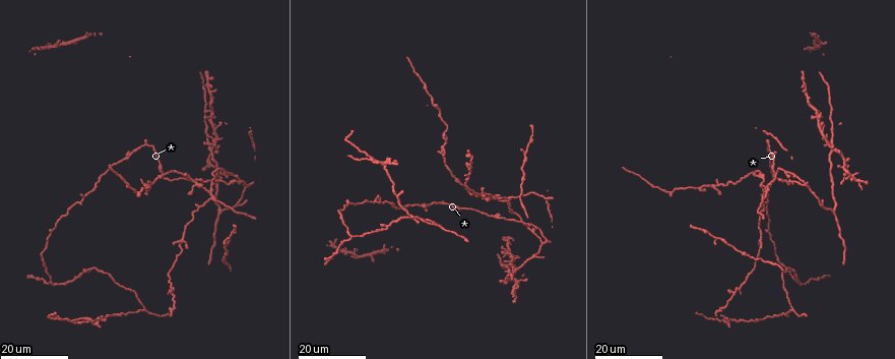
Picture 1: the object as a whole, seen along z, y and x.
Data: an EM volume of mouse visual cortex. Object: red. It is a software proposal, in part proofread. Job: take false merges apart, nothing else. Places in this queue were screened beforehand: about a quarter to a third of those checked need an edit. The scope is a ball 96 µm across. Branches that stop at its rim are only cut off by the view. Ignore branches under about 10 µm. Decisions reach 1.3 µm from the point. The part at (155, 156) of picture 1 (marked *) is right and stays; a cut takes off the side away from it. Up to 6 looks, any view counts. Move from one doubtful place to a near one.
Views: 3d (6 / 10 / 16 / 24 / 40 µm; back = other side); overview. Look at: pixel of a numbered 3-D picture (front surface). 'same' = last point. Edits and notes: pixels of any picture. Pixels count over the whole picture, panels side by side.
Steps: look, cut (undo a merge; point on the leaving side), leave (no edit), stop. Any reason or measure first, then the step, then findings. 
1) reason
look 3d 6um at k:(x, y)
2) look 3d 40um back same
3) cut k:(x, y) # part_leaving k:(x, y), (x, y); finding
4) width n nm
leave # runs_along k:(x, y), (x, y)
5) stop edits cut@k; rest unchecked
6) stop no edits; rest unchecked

three arms meet
look 3d 16um at 1:(183, 239)

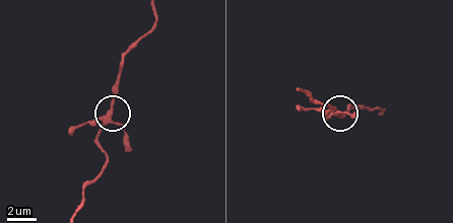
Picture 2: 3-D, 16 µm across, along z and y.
look 3d 6um at 2:(340, 112)

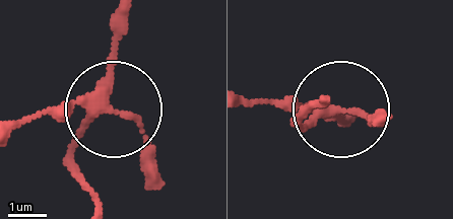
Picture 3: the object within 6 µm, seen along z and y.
side_arm 33 um; arms 3
leave # one cell here

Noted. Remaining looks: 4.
four-way junction
look 3d 24um at 1:(211, 143)

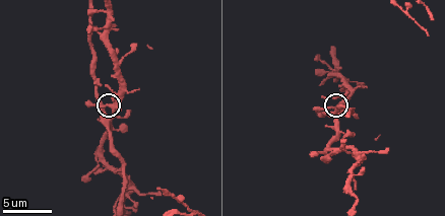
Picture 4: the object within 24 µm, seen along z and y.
zoom in
look 3d 6um at 4:(110, 106)

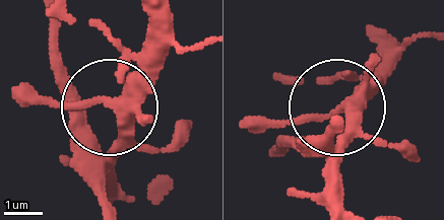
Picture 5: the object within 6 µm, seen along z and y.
arms 4
leave # runs_along 5:(110, 201), (116, 94), (162, 50); continuous, no second cell

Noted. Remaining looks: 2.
branch point
look 3d 24um at 1:(217, 210)

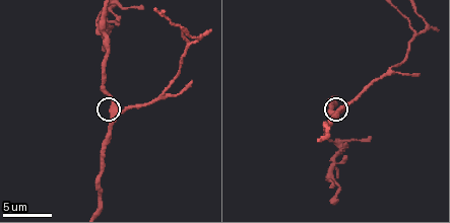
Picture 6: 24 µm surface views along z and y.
closer look
look 3d 6um at 6:(111, 114)

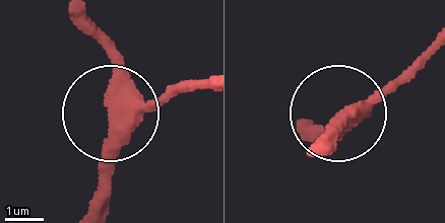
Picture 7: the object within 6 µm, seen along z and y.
width 370 nm
leave # runs_along 7:(426, 46), (338, 113), (338, 139); continuous, no second cell

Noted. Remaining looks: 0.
stop no edits; rest unchecked

